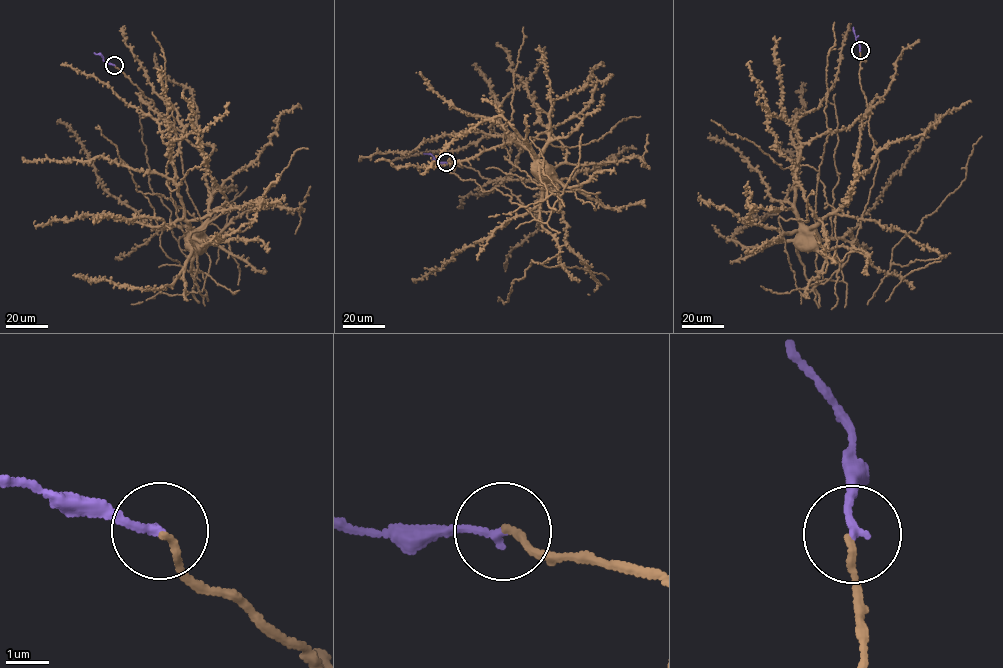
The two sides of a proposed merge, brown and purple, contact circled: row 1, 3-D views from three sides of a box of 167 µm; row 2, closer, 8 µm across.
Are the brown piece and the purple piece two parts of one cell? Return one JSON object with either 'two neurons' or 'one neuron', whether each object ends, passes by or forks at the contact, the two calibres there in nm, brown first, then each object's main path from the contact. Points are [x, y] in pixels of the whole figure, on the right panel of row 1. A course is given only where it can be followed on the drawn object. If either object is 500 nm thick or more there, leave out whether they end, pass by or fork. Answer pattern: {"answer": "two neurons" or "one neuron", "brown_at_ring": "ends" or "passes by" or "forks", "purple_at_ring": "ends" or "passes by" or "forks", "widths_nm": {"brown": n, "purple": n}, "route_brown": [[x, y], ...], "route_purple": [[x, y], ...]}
{"answer": "one neuron", "brown_at_ring": "ends", "purple_at_ring": "ends", "widths_nm": {"brown": 160, "purple": 180}, "route_brown": [[860, 50], [860, 84], [867, 109], [862, 122], [853, 187], [843, 204], [801, 239], [801, 243], [804, 243]], "route_purple": [[860, 50], [853, 27]]}

